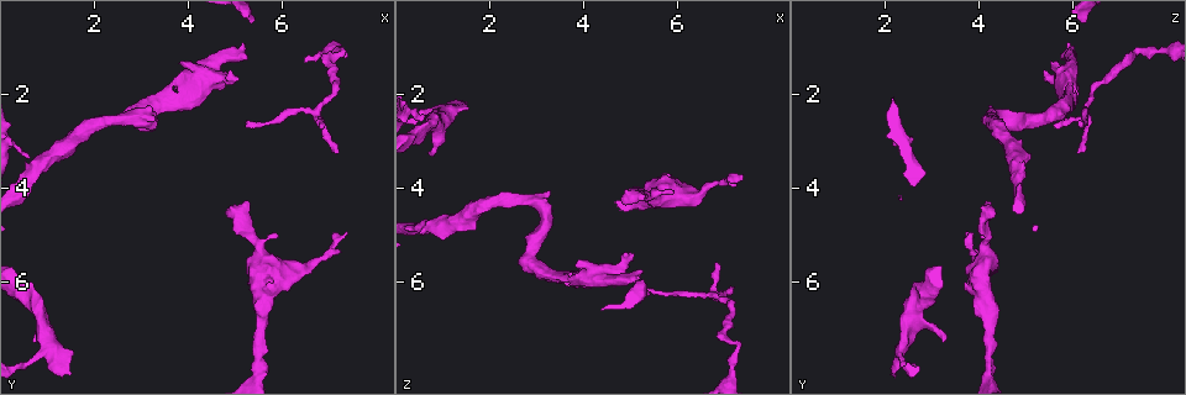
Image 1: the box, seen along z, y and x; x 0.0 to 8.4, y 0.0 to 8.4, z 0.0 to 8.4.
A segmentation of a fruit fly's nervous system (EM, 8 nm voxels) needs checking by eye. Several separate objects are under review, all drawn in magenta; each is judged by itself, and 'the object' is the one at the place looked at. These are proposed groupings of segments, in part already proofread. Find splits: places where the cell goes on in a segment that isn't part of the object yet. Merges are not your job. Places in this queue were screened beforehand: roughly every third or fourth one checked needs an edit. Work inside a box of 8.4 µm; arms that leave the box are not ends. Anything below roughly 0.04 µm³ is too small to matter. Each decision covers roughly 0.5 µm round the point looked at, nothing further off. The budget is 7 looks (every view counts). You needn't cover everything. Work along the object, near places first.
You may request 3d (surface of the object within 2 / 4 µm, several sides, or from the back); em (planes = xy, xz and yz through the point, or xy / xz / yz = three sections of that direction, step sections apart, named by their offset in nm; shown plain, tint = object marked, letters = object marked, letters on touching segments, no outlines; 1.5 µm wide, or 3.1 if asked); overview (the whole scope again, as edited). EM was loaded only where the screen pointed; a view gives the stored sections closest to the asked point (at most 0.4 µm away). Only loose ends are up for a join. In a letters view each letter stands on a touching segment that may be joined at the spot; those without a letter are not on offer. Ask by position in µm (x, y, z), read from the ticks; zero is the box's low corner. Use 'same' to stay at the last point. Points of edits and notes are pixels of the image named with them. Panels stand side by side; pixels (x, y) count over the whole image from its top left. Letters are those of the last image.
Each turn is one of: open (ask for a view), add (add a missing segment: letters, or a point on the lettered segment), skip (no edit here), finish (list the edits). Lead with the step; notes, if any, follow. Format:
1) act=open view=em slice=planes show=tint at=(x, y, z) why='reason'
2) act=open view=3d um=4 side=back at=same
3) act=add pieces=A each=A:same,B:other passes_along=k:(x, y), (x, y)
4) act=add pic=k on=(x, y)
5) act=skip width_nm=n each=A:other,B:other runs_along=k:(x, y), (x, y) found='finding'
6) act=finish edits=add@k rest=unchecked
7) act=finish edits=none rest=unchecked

act=open view=3d um=2 at=(1.40, 7.90, 2.20) why='branch stops here'

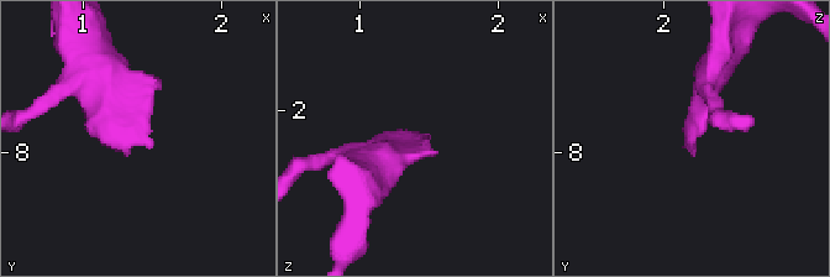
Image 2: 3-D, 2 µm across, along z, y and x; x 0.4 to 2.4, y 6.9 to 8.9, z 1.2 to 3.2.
act=open view=em slice=planes show=tint at=(1.42, 7.96, 2.16)

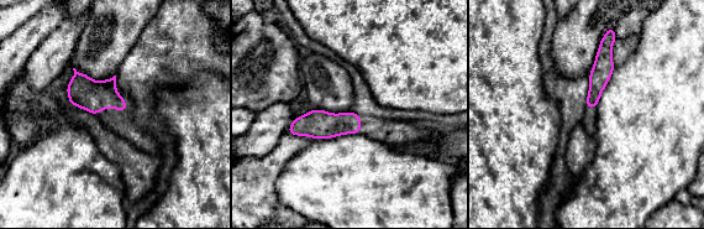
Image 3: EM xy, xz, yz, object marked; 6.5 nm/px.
act=open view=em slice=planes show=letters at=same

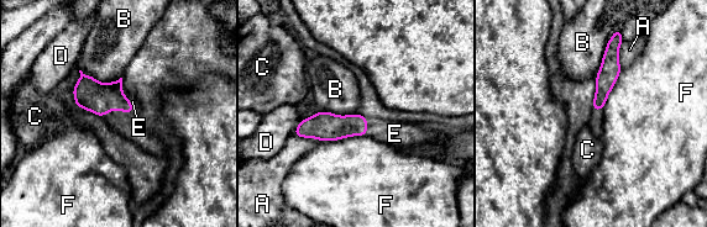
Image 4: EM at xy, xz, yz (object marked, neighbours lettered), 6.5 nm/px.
act=add pieces=E each=A:other,B:other,C:other,D:other,E:same,F:other found='the cell continues'

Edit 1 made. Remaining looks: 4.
act=open view=overview

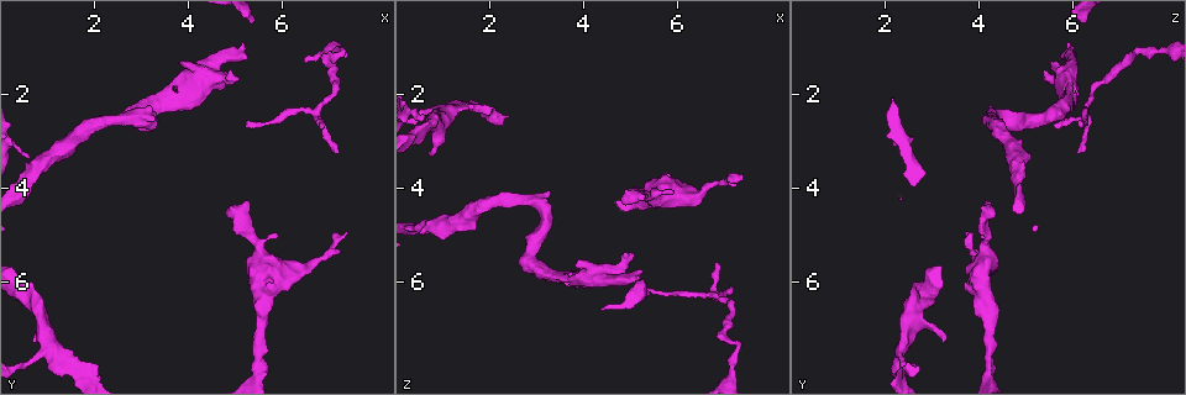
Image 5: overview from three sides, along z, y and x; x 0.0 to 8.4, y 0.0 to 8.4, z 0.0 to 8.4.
act=open view=3d um=2 at=(5.25, 4.35, 4.20) why='branch stops here'

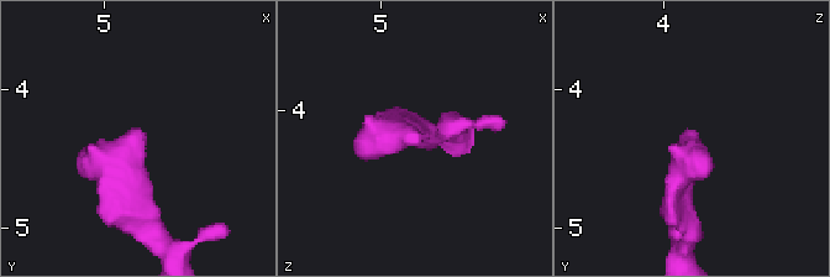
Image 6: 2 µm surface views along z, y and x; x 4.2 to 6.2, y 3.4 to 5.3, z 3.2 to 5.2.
act=open view=em slice=xy step=8 show=letters at=(5.26, 4.30, 4.26)

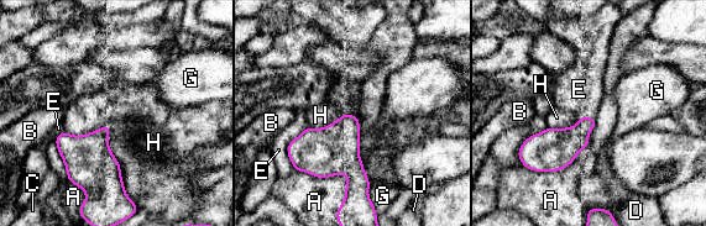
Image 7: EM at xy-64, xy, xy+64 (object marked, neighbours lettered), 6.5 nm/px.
act=add pieces=E width_nm=160 each=A:other,B:other,C:other,D:other,E:same,G:other,H:other found='the cell continues'

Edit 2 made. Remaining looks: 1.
act=finish edits=add@4,add@7 rest=unchecked

